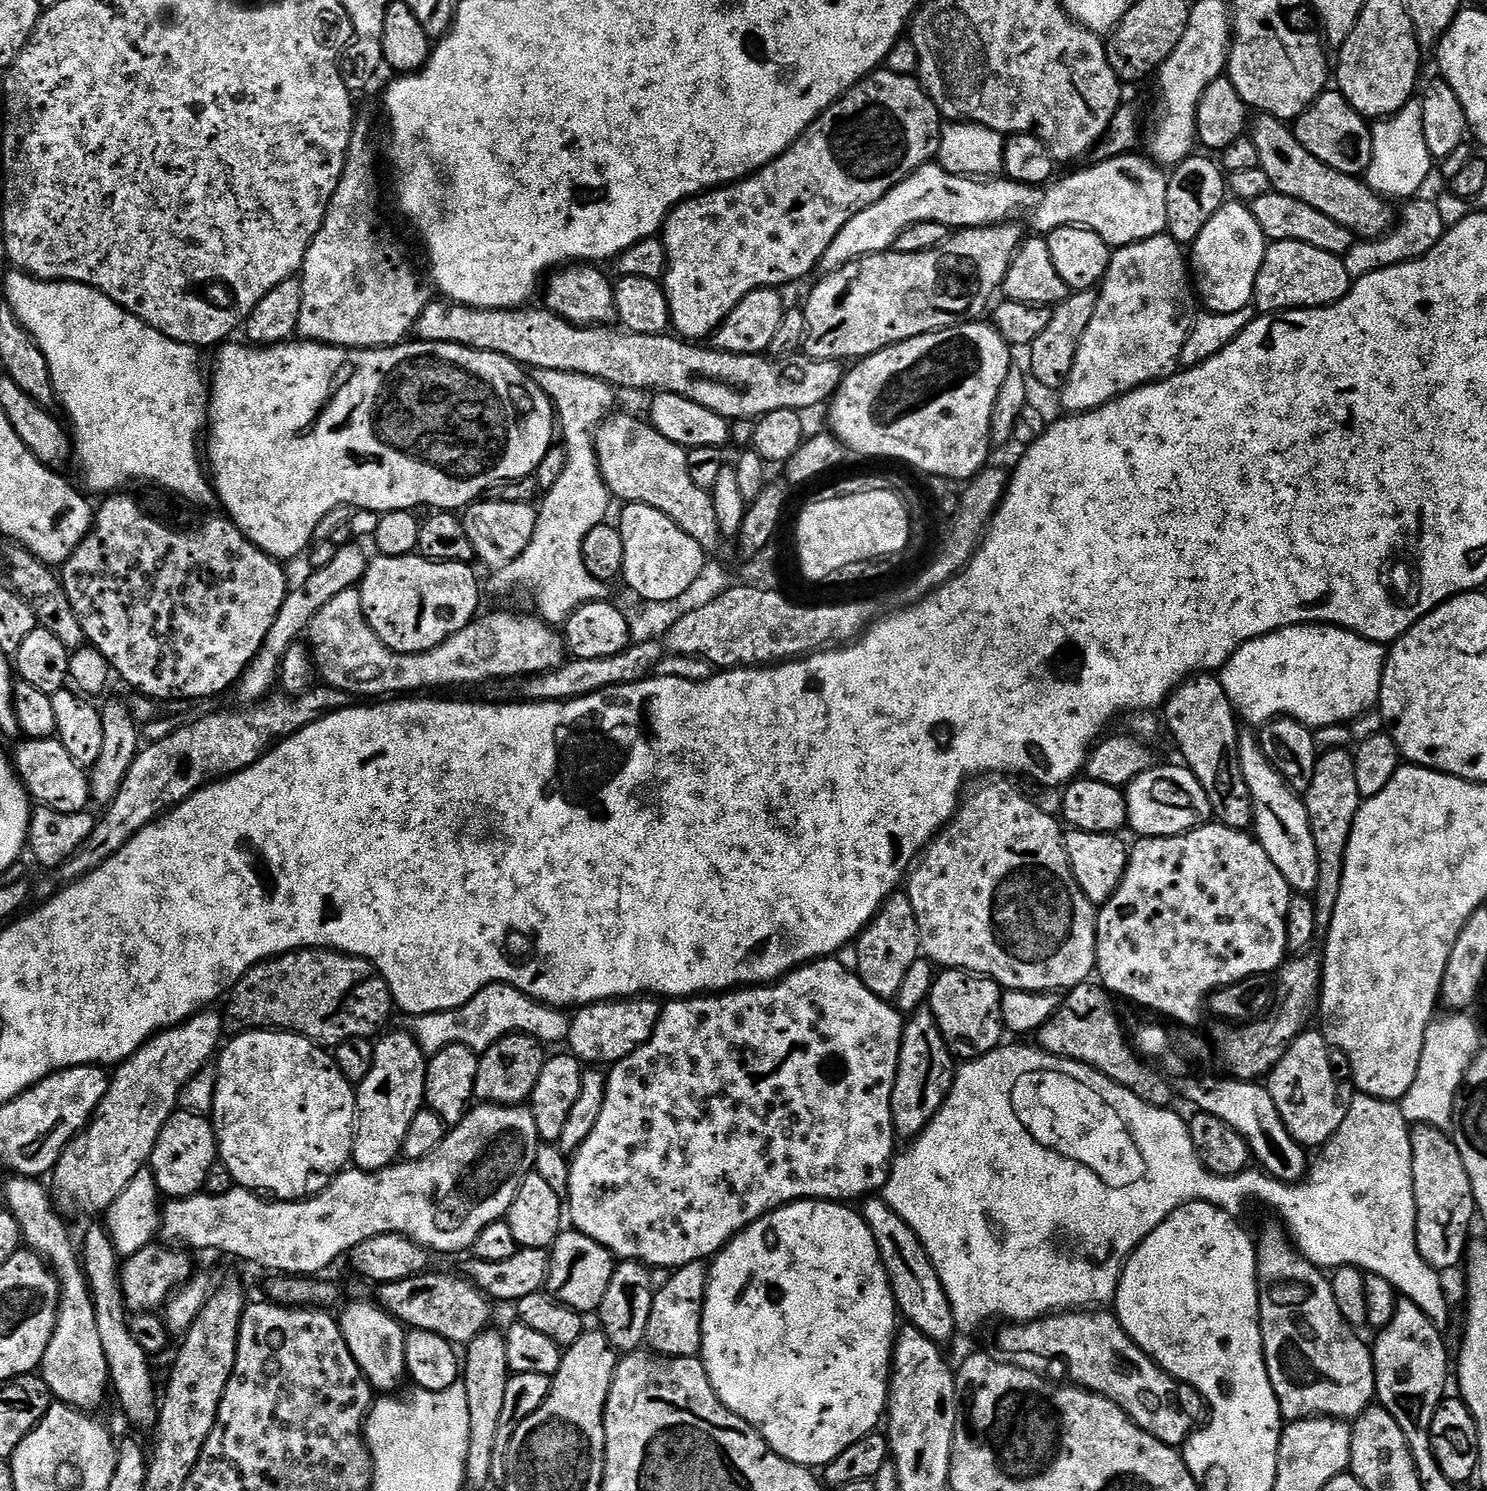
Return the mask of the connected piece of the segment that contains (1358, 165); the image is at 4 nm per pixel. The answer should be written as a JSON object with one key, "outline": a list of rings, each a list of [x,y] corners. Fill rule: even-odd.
{"outline":[[[1325,90],[1294,122],[1294,131],[1298,142],[1302,142],[1318,162],[1326,162],[1326,166],[1338,170],[1338,174],[1363,177],[1374,158],[1372,124],[1346,102],[1339,90]]]}

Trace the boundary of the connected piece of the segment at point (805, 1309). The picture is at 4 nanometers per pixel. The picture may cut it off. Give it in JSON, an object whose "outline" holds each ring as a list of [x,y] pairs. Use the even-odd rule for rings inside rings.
{"outline":[[[797,1200],[794,1204],[786,1204],[782,1208],[776,1208],[772,1212],[768,1212],[760,1220],[755,1220],[748,1228],[743,1228],[739,1234],[732,1237],[719,1252],[716,1253],[708,1268],[708,1289],[704,1291],[704,1313],[702,1314],[702,1342],[700,1343],[700,1356],[704,1362],[704,1369],[710,1378],[710,1386],[716,1392],[716,1397],[730,1409],[734,1414],[738,1414],[738,1418],[745,1420],[763,1440],[765,1440],[771,1448],[776,1451],[782,1458],[786,1458],[795,1464],[805,1466],[823,1466],[831,1462],[834,1458],[838,1458],[838,1454],[842,1454],[842,1450],[846,1450],[846,1446],[850,1446],[854,1442],[858,1442],[858,1438],[873,1435],[877,1431],[876,1428],[881,1427],[882,1421],[886,1416],[888,1407],[888,1386],[890,1383],[890,1369],[892,1366],[892,1350],[896,1333],[898,1331],[898,1309],[896,1299],[892,1296],[892,1287],[888,1281],[886,1270],[880,1261],[878,1254],[878,1246],[874,1242],[874,1236],[868,1229],[868,1224],[864,1221],[863,1215],[859,1211],[856,1212],[852,1206],[845,1206],[840,1202],[831,1200]]]}

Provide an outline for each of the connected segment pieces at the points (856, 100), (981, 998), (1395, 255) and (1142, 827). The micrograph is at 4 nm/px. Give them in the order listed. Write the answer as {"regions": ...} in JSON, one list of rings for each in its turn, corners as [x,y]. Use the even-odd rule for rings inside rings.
{"regions":[[[[877,70],[872,75],[867,76],[865,80],[859,80],[842,99],[835,100],[778,159],[770,161],[766,167],[753,172],[751,176],[744,177],[743,180],[701,192],[700,195],[691,196],[688,200],[677,204],[672,209],[668,219],[664,221],[662,229],[664,249],[668,255],[668,268],[662,277],[662,287],[666,294],[666,302],[670,310],[670,324],[675,335],[689,342],[703,341],[703,336],[704,339],[711,337],[712,333],[716,331],[716,327],[728,317],[728,312],[734,310],[734,306],[738,306],[738,302],[742,302],[742,298],[746,298],[746,294],[750,294],[756,288],[791,285],[792,283],[788,278],[788,256],[824,257],[830,246],[828,240],[834,242],[838,230],[842,230],[842,226],[846,226],[846,222],[850,222],[850,218],[854,214],[858,214],[866,206],[878,202],[878,198],[882,198],[882,194],[889,192],[895,184],[902,182],[911,172],[918,170],[923,164],[937,159],[940,150],[941,131],[942,117],[940,111],[936,109],[936,104],[924,91],[924,85],[920,83],[919,79],[894,74],[887,70]]],[[[944,970],[933,979],[930,1007],[953,1057],[964,1062],[977,1060],[1001,1047],[1003,1036],[1006,1036],[1001,995],[1002,989],[996,981],[971,972]]],[[[1423,196],[1407,201],[1398,216],[1398,221],[1392,232],[1380,237],[1376,241],[1357,241],[1344,257],[1347,273],[1353,280],[1360,279],[1368,273],[1379,269],[1386,269],[1398,264],[1405,264],[1411,260],[1419,260],[1444,237],[1445,227],[1439,217],[1438,206],[1433,199]]],[[[1164,764],[1161,768],[1160,765],[1153,766],[1129,782],[1126,789],[1127,827],[1133,828],[1137,837],[1181,836],[1213,819],[1212,807],[1206,798],[1206,790],[1202,790],[1202,782],[1194,778],[1187,766],[1177,764]]]]}

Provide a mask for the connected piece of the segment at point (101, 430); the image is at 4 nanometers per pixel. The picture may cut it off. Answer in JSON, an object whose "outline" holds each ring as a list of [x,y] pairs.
{"outline":[[[12,270],[7,273],[4,280],[3,299],[12,307],[18,322],[38,342],[42,354],[46,354],[46,362],[50,366],[50,378],[52,389],[56,392],[56,399],[59,407],[64,407],[68,415],[67,423],[70,425],[70,439],[74,449],[74,464],[80,467],[79,483],[89,493],[100,492],[108,494],[113,490],[120,490],[127,480],[145,480],[148,484],[157,484],[200,508],[215,509],[218,504],[218,497],[215,487],[206,475],[205,465],[202,463],[202,437],[205,435],[208,423],[208,405],[210,403],[210,388],[206,383],[206,372],[200,369],[201,353],[190,344],[183,344],[177,340],[171,340],[166,334],[154,330],[146,322],[142,322],[134,314],[130,314],[122,306],[118,306],[106,294],[102,294],[96,288],[85,284],[71,284],[69,280],[37,280],[34,276],[19,270]]]}

